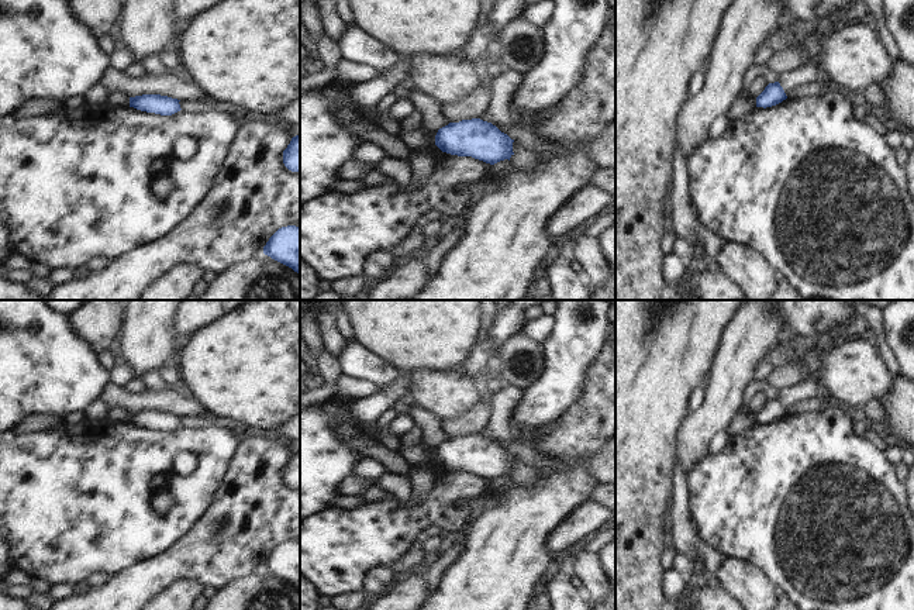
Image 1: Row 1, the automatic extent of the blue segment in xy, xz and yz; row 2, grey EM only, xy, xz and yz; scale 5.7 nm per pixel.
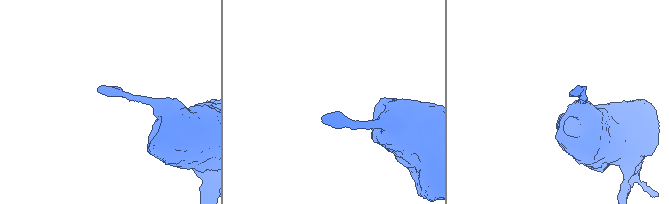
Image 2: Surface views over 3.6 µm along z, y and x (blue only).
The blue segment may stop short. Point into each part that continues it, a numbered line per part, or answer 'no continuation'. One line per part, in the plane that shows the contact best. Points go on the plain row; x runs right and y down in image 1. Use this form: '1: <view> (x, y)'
no continuation

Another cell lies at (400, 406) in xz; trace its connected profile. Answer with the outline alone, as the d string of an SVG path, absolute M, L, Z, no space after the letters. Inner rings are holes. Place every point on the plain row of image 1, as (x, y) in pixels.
M408 393L400 396L397 400L393 402L392 407L397 413L397 416L404 416L407 409L414 404L411 396Z

